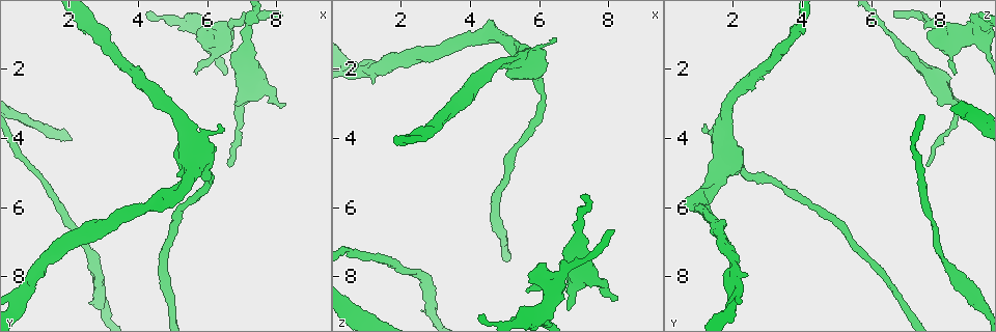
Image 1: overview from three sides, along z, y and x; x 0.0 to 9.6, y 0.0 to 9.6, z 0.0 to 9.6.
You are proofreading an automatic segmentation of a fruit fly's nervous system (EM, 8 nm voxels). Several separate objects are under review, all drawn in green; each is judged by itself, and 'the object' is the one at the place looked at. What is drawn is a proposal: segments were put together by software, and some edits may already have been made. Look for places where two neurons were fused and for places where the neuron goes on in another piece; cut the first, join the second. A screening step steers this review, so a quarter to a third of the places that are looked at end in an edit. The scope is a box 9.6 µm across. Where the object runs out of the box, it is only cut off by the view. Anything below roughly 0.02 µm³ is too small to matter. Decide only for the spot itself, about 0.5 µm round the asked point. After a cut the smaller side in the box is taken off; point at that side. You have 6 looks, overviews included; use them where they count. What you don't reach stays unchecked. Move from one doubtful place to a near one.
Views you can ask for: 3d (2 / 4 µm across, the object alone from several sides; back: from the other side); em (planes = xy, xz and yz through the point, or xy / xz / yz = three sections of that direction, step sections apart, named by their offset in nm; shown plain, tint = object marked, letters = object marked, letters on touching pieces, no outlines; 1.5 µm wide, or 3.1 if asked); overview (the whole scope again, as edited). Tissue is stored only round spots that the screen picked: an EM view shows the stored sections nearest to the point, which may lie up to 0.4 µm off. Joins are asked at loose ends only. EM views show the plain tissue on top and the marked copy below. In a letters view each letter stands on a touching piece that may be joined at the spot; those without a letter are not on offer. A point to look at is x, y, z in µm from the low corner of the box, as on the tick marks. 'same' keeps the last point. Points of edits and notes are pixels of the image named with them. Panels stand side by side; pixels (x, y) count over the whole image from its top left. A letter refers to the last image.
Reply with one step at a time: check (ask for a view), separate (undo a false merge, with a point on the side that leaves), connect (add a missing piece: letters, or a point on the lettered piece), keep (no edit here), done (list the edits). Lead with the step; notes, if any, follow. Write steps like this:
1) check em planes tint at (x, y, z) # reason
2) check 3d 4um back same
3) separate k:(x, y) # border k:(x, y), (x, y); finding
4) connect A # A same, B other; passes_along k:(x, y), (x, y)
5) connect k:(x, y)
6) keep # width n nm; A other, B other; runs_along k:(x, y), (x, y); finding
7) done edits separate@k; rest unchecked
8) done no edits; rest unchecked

check 3d 4um at (6.55, 4.80, 7.65) # thin end

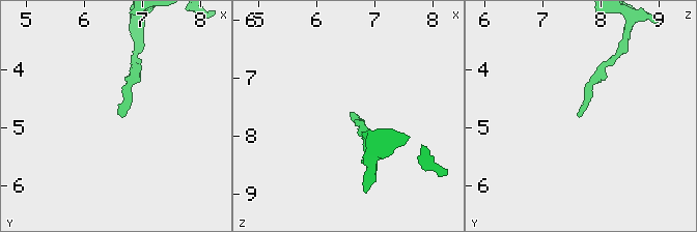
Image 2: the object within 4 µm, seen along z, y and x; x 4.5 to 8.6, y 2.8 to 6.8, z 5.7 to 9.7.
check em xz step 8 letters at (6.60, 4.80, 7.60)

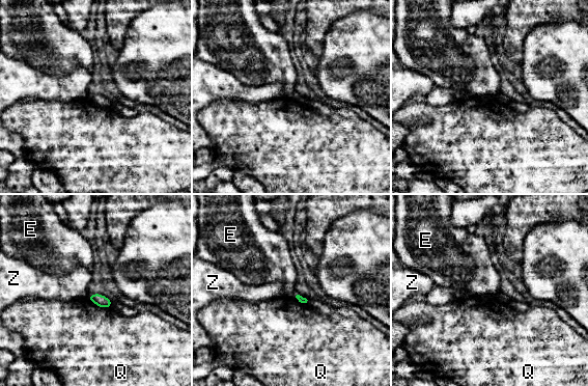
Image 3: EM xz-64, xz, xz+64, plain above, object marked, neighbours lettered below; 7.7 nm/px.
check em planes letters same

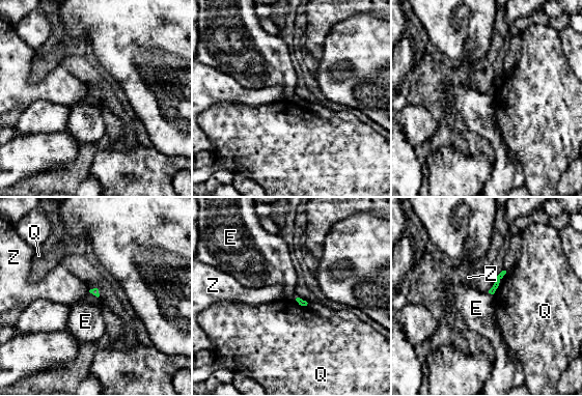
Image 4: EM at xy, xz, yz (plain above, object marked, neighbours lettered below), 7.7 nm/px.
keep # E other, Q other, Z other; border 4:(296, 294), (292, 298); none of them fits

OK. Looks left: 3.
check 3d 2um at (5.65, 2.10, 8.40) # free end

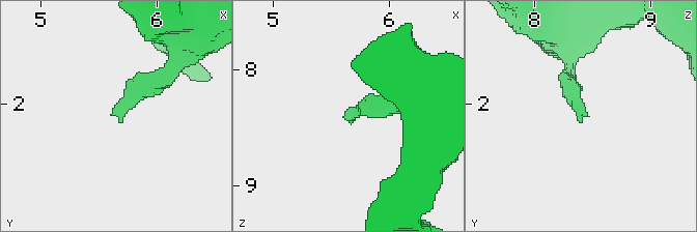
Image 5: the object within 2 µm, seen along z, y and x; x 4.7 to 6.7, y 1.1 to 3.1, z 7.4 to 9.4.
check em planes letters at (5.68, 2.08, 8.46)

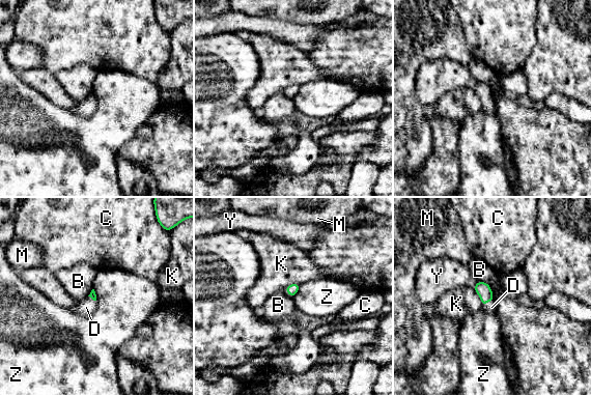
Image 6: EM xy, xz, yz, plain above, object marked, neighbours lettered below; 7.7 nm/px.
connect D # B other, C other, D same, K other, M other, Y other, Z other; passes_along 6:(482, 288), (487, 301), (491, 307); it goes on there

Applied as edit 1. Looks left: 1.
done edits connect@6; rest unchecked

